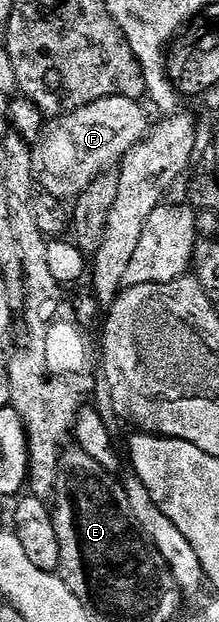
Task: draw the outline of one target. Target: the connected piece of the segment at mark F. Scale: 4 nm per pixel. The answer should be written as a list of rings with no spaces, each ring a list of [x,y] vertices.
[[[108,97],[50,120],[45,126],[45,132],[32,146],[33,175],[36,184],[44,187],[52,197],[59,198],[62,203],[72,202],[99,174],[120,166],[127,153],[145,140],[151,128],[151,120],[149,121],[143,106],[141,101],[132,101],[126,97]]]

